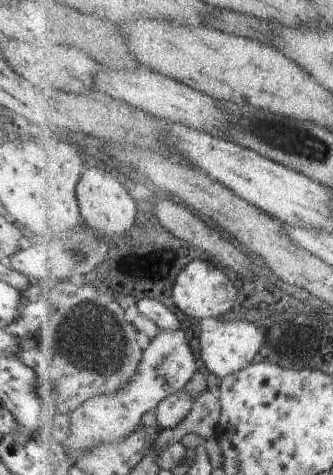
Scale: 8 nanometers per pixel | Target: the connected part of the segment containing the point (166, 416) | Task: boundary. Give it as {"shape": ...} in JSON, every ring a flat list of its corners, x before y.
{"shape":[[183,389,161,401,156,408,157,424,162,430,175,428,193,410,196,400]]}

